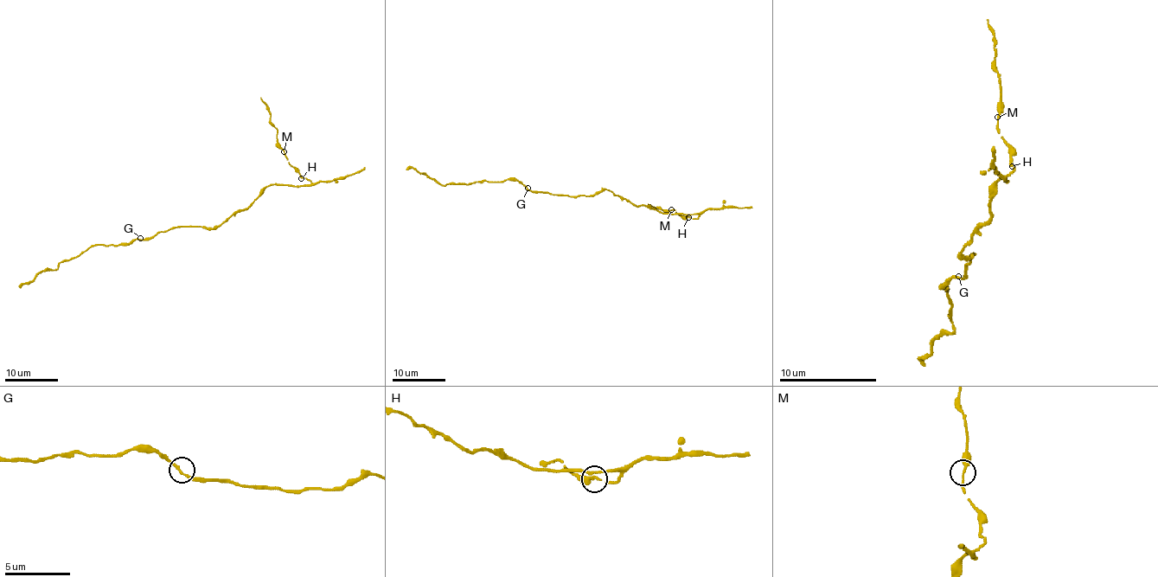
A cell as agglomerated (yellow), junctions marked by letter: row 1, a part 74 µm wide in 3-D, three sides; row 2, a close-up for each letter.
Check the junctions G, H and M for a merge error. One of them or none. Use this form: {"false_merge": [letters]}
{"false_merge": []}

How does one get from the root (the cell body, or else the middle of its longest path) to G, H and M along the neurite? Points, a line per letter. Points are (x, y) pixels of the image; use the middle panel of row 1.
G: (603, 190), (589, 195), (559, 195), (533, 192), (527, 188)
H: (603, 190), (609, 189), (636, 205), (650, 205), (664, 213), (697, 214), (696, 219), (688, 217)
M: (603, 190), (609, 189), (636, 205), (650, 205), (664, 213), (697, 214), (697, 217), (681, 217), (670, 209)

